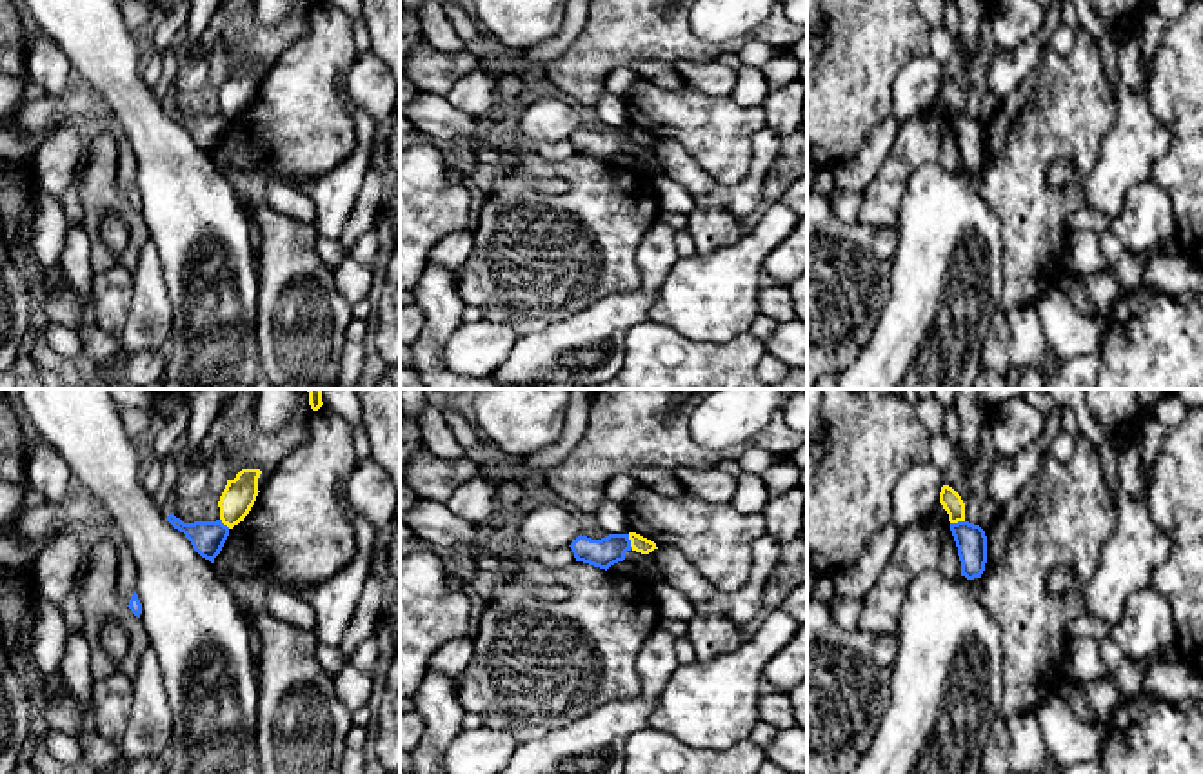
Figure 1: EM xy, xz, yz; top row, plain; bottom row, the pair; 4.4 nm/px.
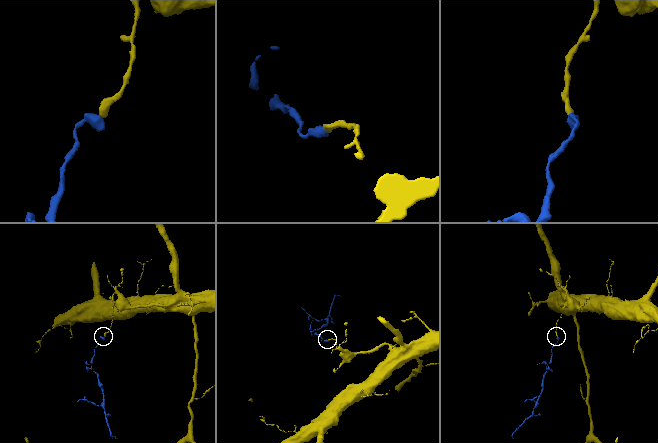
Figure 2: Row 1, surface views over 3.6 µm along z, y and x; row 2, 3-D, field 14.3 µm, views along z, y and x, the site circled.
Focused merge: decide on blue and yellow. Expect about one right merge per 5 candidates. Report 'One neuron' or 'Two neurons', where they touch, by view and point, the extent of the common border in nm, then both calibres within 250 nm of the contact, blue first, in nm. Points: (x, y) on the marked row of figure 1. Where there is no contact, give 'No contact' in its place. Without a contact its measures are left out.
Two neurons. Touches blue at xz (629, 542). Shared border 70 nm. Thickness 130 nm (blue) against 70 nm

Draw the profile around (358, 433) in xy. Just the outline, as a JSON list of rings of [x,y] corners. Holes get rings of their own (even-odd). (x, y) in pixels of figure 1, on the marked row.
[[[351,425],[351,438],[358,460],[373,458],[371,440],[363,425]]]

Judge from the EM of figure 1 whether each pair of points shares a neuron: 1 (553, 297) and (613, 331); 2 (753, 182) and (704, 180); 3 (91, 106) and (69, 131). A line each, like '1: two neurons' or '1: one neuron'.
1: two neurons
2: one neuron
3: two neurons

